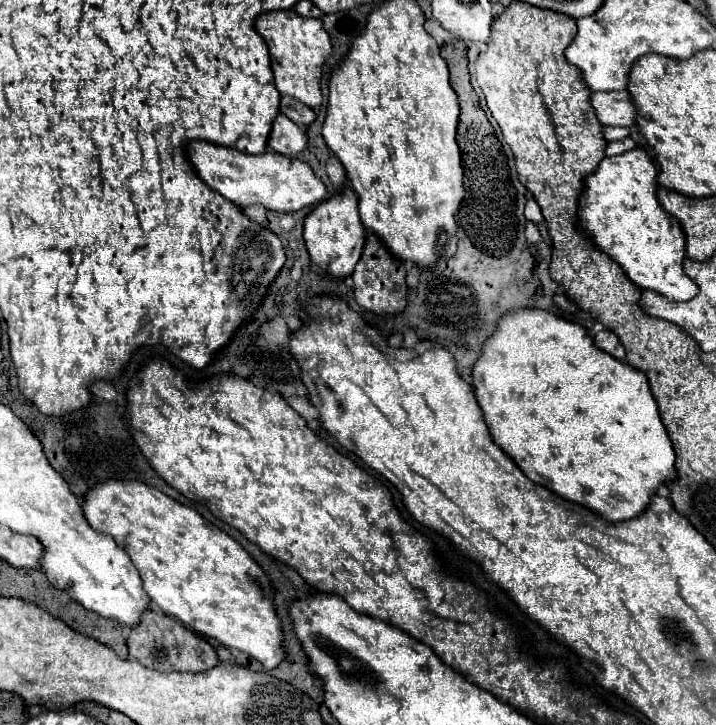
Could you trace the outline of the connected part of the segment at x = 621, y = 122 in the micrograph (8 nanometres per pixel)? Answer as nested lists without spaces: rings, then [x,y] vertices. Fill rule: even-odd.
[[[594,91],[590,103],[604,127],[634,127],[636,107],[632,105],[628,91]]]

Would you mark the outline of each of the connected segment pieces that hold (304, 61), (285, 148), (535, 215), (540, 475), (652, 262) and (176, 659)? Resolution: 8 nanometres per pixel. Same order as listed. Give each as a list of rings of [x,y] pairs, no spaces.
[[[286,9],[286,11],[266,11],[258,15],[254,27],[258,29],[258,35],[262,35],[262,39],[270,49],[276,89],[282,95],[290,95],[312,109],[318,107],[322,101],[320,67],[324,59],[332,53],[332,43],[322,27],[322,21],[302,17],[294,9]]]
[[[278,113],[272,121],[272,131],[268,135],[268,147],[276,153],[296,157],[308,143],[304,127],[298,127],[284,113]]]
[[[528,199],[528,203],[526,203],[526,219],[534,221],[536,225],[544,221],[544,217],[542,217],[542,211],[540,211],[540,205],[538,205],[534,199]]]
[[[518,307],[512,309],[508,313],[504,313],[506,317],[500,317],[500,321],[496,323],[496,333],[492,337],[488,337],[488,341],[484,341],[482,351],[478,361],[472,367],[472,385],[474,385],[474,393],[476,399],[484,411],[484,421],[488,425],[488,431],[492,435],[492,439],[496,441],[496,445],[502,447],[502,451],[522,469],[522,473],[526,473],[534,483],[558,493],[560,497],[578,503],[578,505],[586,505],[588,509],[596,511],[598,515],[602,515],[608,521],[626,521],[636,517],[636,513],[640,515],[644,511],[644,507],[650,503],[650,497],[658,491],[658,487],[668,481],[674,479],[674,449],[672,449],[672,441],[666,433],[666,427],[660,419],[658,413],[658,405],[650,393],[650,385],[648,379],[642,371],[638,371],[636,367],[628,365],[626,361],[618,361],[612,355],[604,353],[602,349],[596,349],[592,337],[588,335],[588,331],[576,323],[570,323],[546,309],[530,309],[530,307]]]
[[[636,147],[622,155],[602,159],[598,169],[584,179],[586,189],[582,189],[582,195],[580,195],[578,231],[582,231],[586,237],[590,237],[590,241],[594,243],[594,247],[598,251],[606,253],[612,261],[616,261],[622,267],[622,271],[628,275],[628,279],[632,279],[634,285],[638,285],[640,289],[650,289],[672,301],[688,301],[688,299],[696,297],[698,287],[682,269],[682,261],[686,259],[684,231],[682,231],[680,223],[676,221],[676,217],[668,215],[658,203],[656,175],[658,175],[658,169],[646,149]]]
[[[148,611],[142,617],[142,623],[130,631],[128,635],[128,649],[130,657],[136,659],[140,665],[146,665],[148,669],[156,671],[190,671],[190,673],[202,673],[214,665],[218,665],[218,655],[214,647],[192,629],[184,627],[174,617]]]

